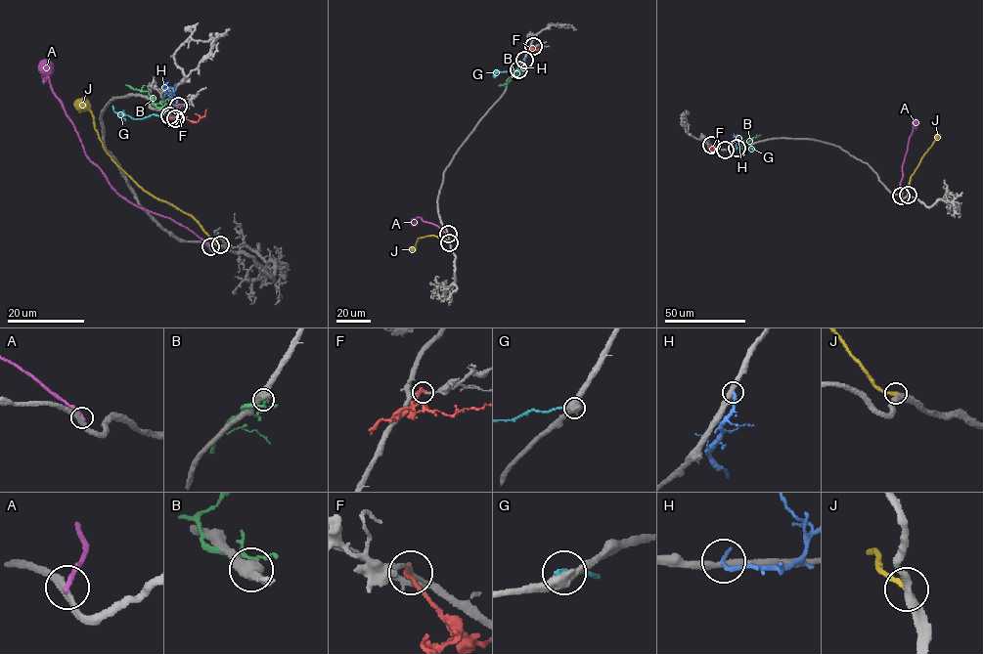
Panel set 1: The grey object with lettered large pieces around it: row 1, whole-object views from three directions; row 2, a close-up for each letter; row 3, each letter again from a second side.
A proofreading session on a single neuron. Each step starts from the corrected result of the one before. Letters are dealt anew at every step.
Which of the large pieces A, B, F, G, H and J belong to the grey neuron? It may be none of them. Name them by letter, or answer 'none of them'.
J

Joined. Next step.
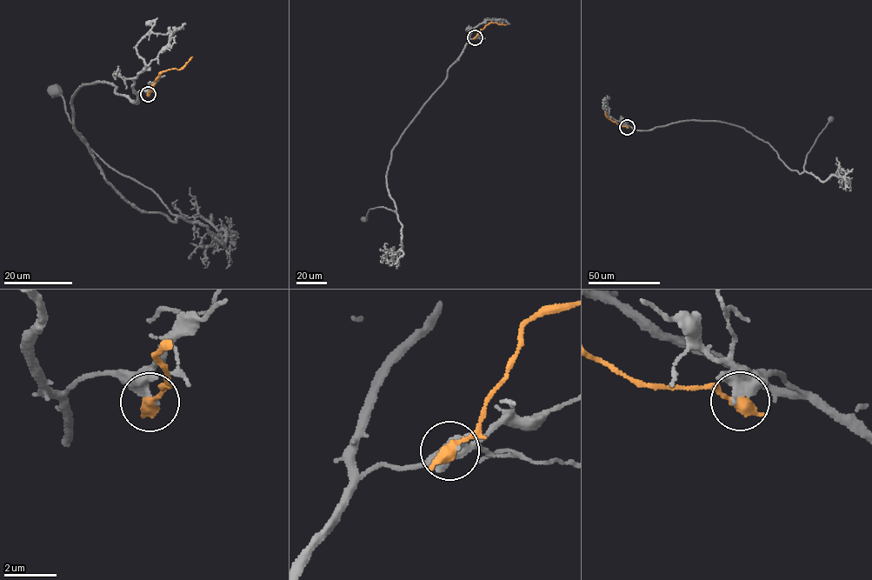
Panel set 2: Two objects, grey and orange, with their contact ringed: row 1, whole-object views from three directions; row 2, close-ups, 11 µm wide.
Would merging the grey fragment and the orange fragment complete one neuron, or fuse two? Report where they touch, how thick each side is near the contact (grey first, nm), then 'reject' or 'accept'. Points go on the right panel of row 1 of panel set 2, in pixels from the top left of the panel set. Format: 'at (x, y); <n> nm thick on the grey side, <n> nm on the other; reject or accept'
at (627, 127); 440 nm thick on the grey side, 480 nm on the other; reject

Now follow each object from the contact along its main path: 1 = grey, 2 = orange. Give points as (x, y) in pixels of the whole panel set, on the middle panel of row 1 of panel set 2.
1: (475, 37), (465, 45), (447, 77), (394, 147), (386, 177), (396, 213), (378, 207), (369, 210), (364, 219)
2: (475, 37), (479, 30), (490, 23), (506, 24)

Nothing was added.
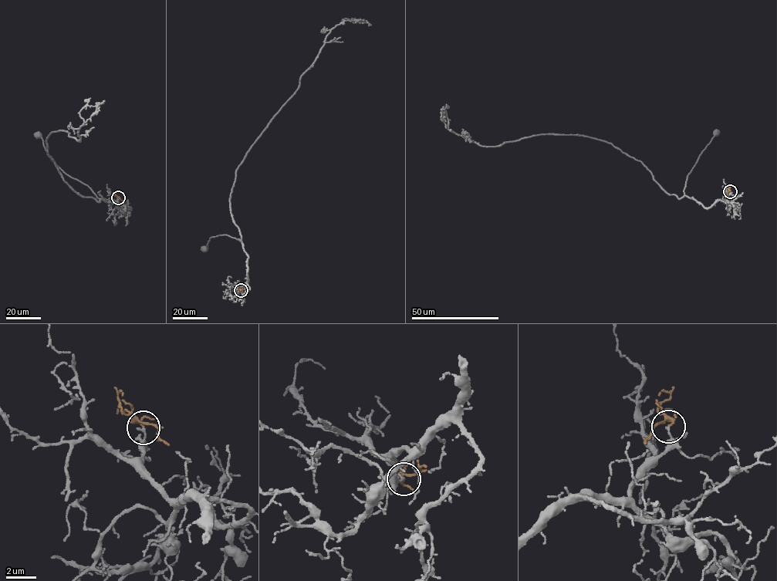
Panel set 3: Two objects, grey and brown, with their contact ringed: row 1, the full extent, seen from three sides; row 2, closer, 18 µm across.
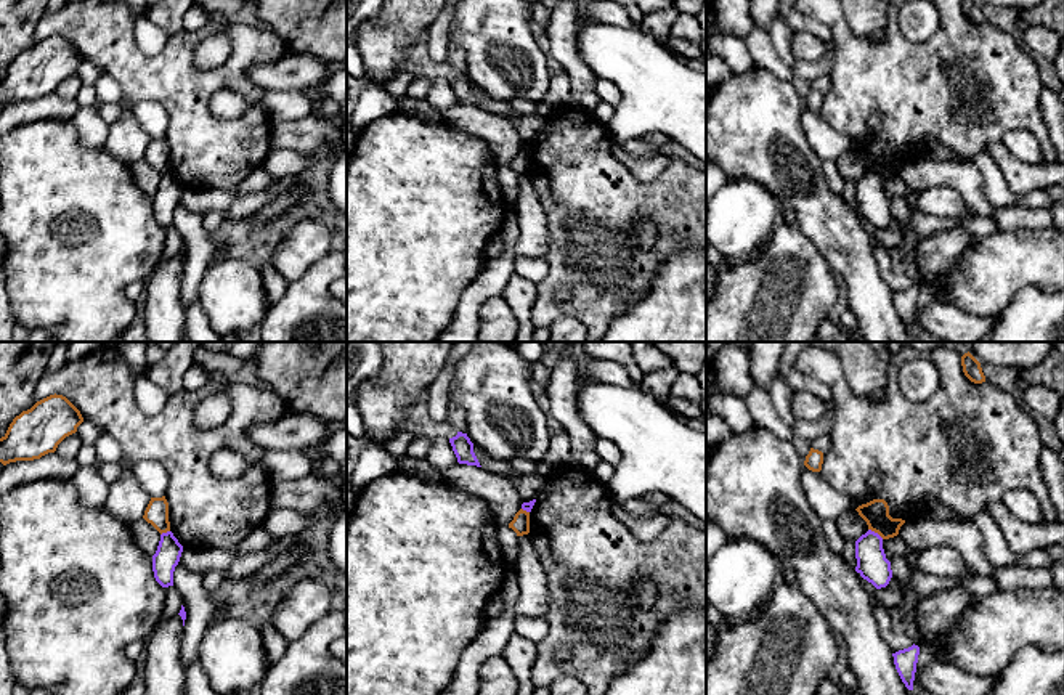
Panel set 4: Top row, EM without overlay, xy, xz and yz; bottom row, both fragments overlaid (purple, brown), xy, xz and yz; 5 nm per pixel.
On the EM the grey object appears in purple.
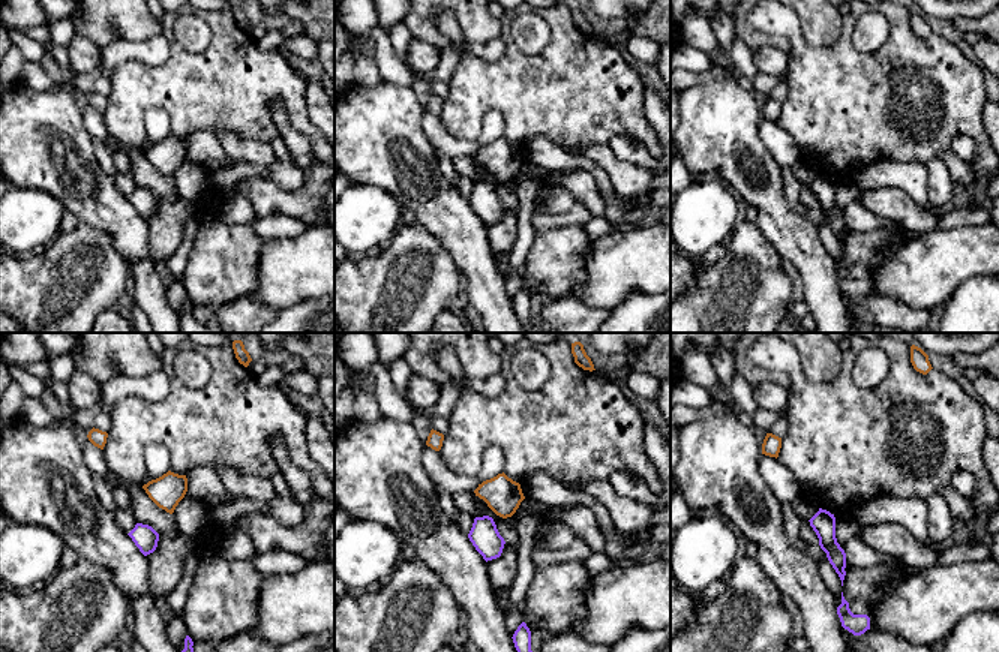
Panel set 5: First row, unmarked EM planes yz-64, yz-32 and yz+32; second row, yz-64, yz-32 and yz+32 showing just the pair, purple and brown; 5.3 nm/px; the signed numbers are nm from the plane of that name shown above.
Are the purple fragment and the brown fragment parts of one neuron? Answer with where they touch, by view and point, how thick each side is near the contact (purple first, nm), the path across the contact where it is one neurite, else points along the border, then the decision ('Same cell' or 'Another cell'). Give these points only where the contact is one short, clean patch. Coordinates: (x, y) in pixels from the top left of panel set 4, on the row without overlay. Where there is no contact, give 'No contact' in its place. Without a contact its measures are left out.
Touches purple at yz (877, 174). Thickness 160 nm (purple) against 130 nm. Boundary: yz (869, 169), (883, 178). Another cell

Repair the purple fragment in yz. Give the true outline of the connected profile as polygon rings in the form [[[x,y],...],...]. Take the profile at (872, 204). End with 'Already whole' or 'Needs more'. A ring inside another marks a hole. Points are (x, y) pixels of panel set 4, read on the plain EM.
[[[868,170],[855,181],[855,212],[876,230],[886,228],[892,218],[891,202],[883,189],[883,178]]]. Already whole

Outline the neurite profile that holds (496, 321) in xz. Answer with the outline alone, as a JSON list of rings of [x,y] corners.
[[[502,295],[488,297],[478,310],[478,342],[514,342],[518,321]]]

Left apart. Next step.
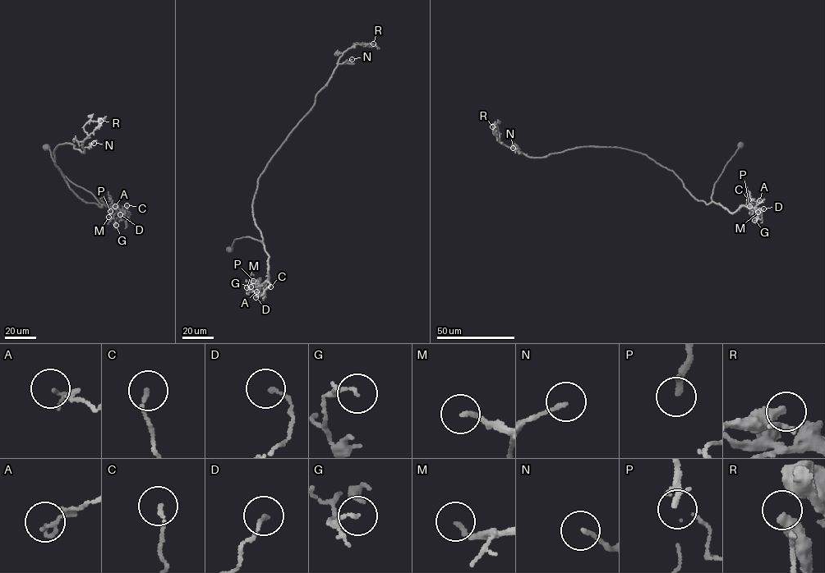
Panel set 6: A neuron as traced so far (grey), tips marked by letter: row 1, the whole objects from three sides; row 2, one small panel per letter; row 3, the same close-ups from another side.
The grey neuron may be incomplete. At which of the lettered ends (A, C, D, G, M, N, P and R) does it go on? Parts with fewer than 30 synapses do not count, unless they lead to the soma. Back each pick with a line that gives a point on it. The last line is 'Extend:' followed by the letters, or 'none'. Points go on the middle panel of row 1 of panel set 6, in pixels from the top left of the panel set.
M: Place: (246, 287)
P: Place: (253, 281)
Extend: M, P

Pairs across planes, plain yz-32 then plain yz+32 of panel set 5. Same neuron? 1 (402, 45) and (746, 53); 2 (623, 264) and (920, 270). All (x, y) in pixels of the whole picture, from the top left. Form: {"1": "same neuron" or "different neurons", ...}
{"1": "same neuron", "2": "same neuron"}

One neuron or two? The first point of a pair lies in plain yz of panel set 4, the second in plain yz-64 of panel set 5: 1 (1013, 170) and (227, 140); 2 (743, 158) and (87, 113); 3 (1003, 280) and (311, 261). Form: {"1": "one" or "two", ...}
{"1": "one", "2": "two", "3": "one"}

